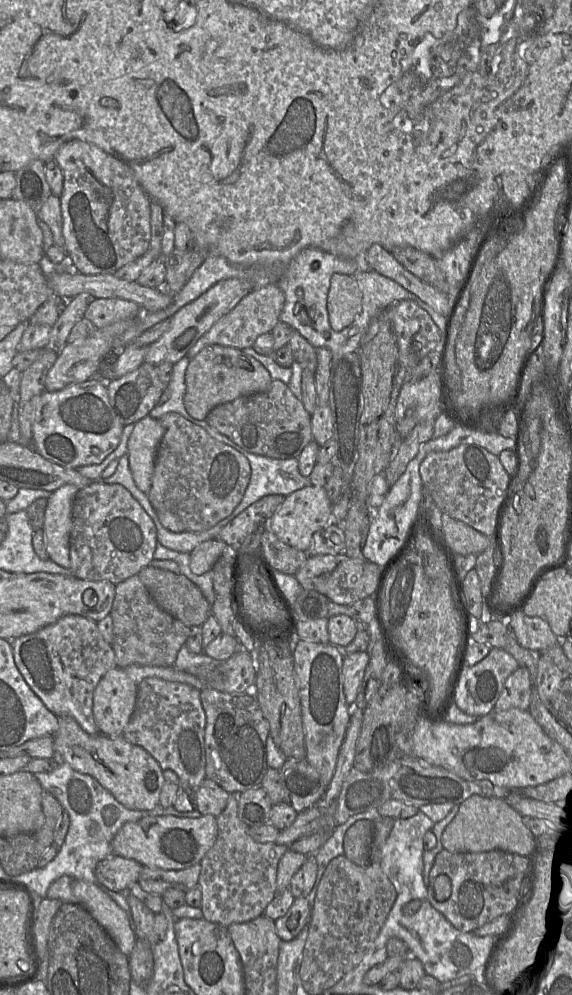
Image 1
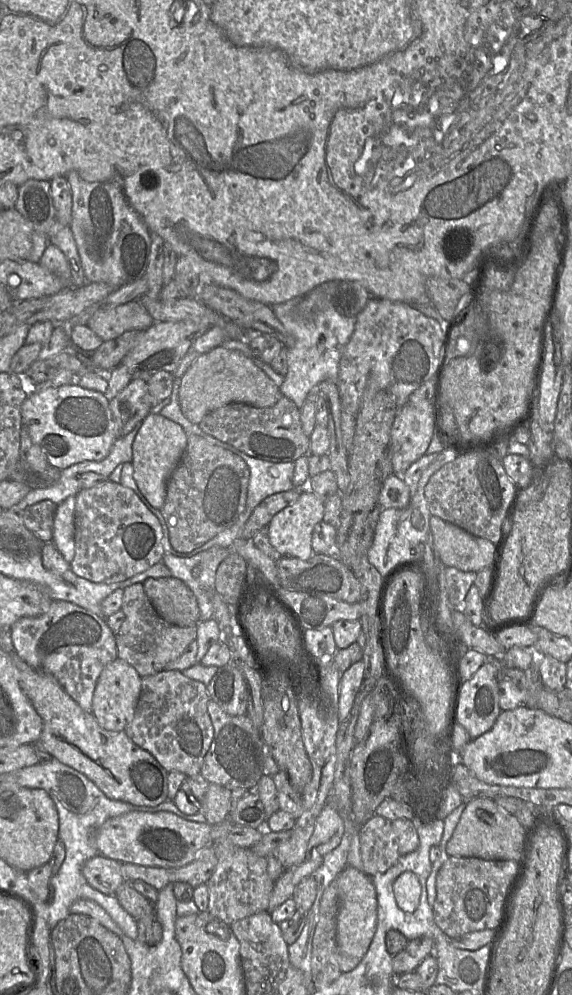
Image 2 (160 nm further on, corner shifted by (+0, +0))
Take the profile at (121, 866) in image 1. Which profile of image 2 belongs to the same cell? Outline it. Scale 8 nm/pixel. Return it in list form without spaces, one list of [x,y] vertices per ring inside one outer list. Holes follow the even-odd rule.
[[[102,855],[87,860],[82,874],[94,889],[106,895],[114,895],[125,882],[121,872],[122,863]]]

